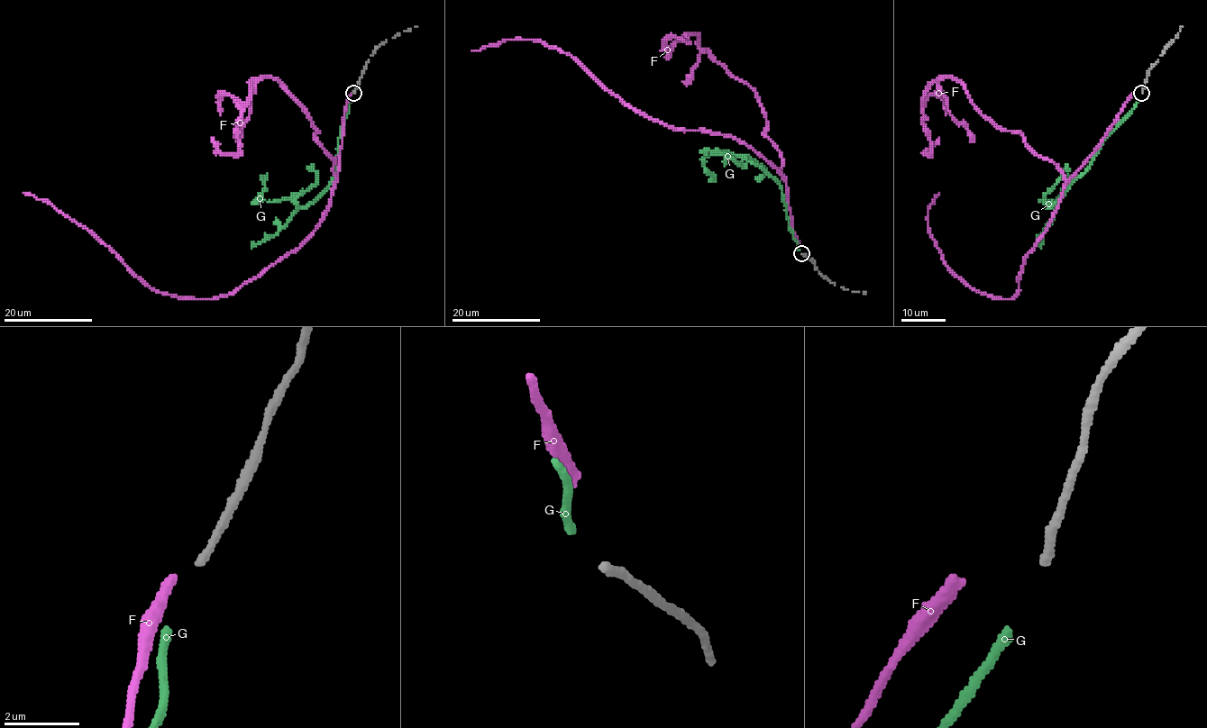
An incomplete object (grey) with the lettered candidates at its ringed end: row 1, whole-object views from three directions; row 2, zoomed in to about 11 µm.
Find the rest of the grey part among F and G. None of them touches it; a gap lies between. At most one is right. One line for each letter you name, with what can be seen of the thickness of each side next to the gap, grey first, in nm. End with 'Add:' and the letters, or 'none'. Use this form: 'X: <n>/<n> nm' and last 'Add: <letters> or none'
G: 200/240 nm
Add: G

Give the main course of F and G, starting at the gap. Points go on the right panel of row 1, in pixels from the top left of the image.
F: (1133, 95), (1064, 190), (1047, 227), (1026, 255), (1013, 297), (979, 293), (947, 266), (927, 221), (939, 193)
G: (1138, 100), (1105, 139), (1090, 166), (1060, 196), (1047, 206), (1043, 198), (1040, 201), (1056, 198), (1067, 173)

